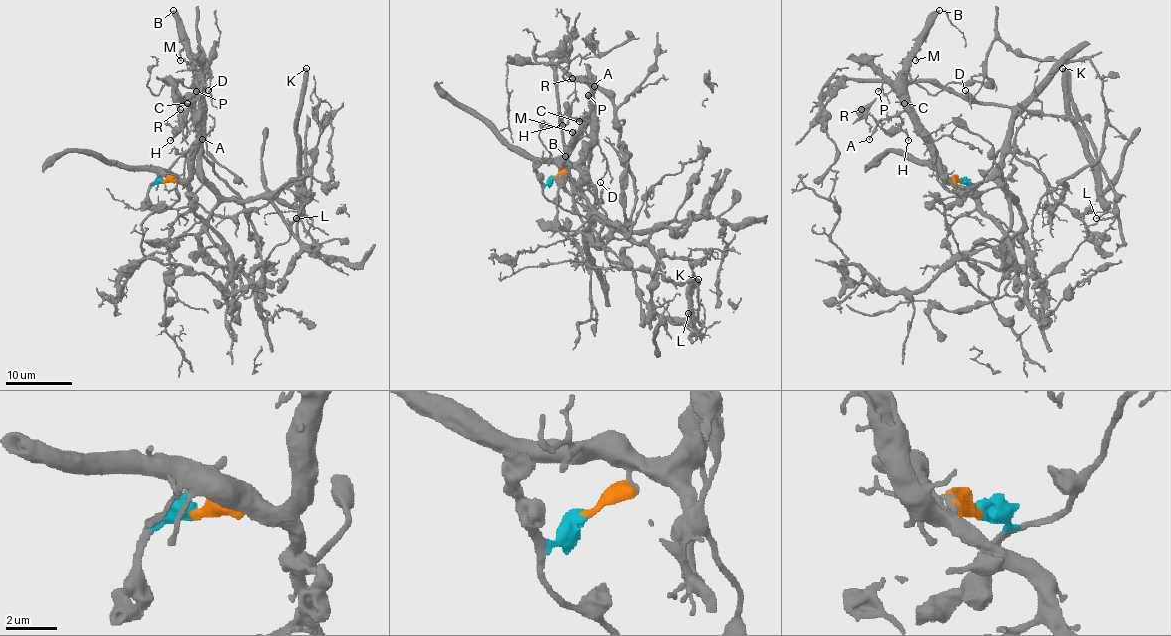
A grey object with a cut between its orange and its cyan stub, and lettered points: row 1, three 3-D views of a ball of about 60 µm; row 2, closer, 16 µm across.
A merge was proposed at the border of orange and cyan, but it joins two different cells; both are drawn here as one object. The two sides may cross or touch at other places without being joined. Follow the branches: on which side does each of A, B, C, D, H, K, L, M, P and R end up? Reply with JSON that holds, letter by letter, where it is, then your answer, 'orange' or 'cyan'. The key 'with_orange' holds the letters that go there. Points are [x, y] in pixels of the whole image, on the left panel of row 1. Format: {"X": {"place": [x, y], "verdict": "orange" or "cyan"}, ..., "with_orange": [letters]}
{"A": {"place": [202, 139], "verdict": "orange"}, "B": {"place": [173, 10], "verdict": "orange"}, "C": {"place": [187, 103], "verdict": "orange"}, "D": {"place": [208, 90], "verdict": "cyan"}, "H": {"place": [170, 140], "verdict": "orange"}, "K": {"place": [306, 68], "verdict": "cyan"}, "L": {"place": [296, 218], "verdict": "cyan"}, "M": {"place": [180, 60], "verdict": "orange"}, "P": {"place": [196, 91], "verdict": "orange"}, "R": {"place": [180, 109], "verdict": "orange"}, "with_orange": ["A", "B", "C", "H", "M", "P", "R"]}

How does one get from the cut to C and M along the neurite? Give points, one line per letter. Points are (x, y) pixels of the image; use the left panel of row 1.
C: (162, 182), (184, 180), (188, 177), (191, 152), (199, 133), (199, 102), (188, 103)
M: (162, 182), (184, 180), (188, 177), (191, 152), (199, 133), (198, 68), (184, 50), (179, 52), (181, 60)

